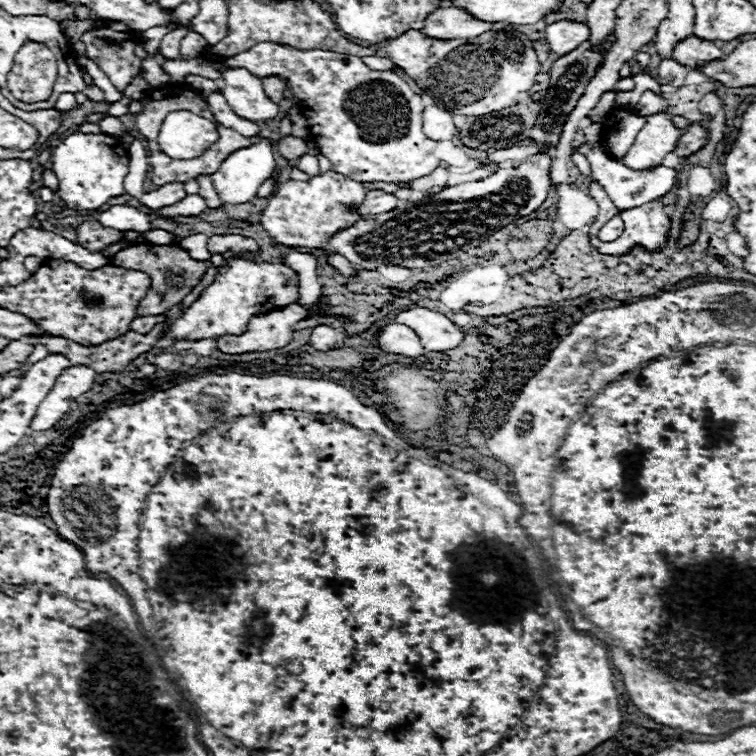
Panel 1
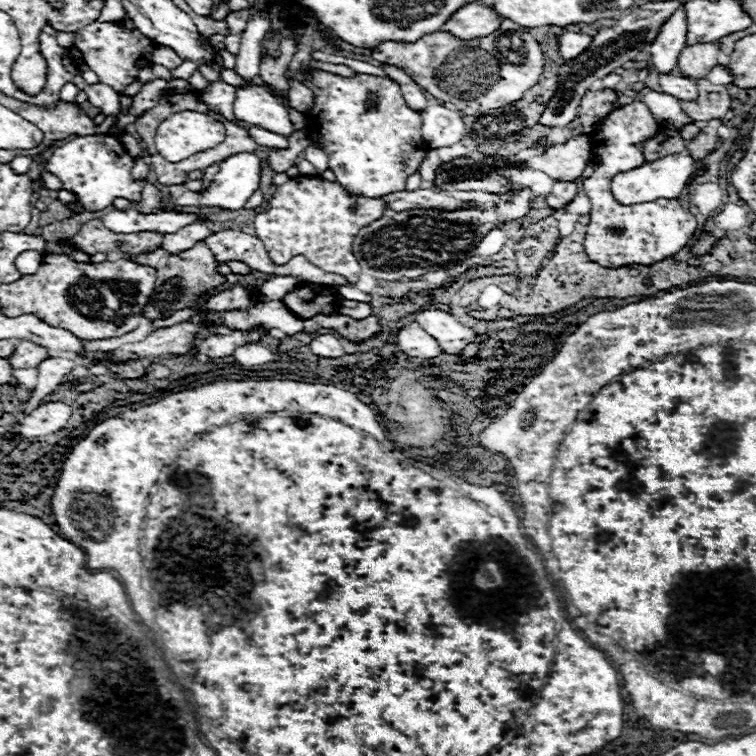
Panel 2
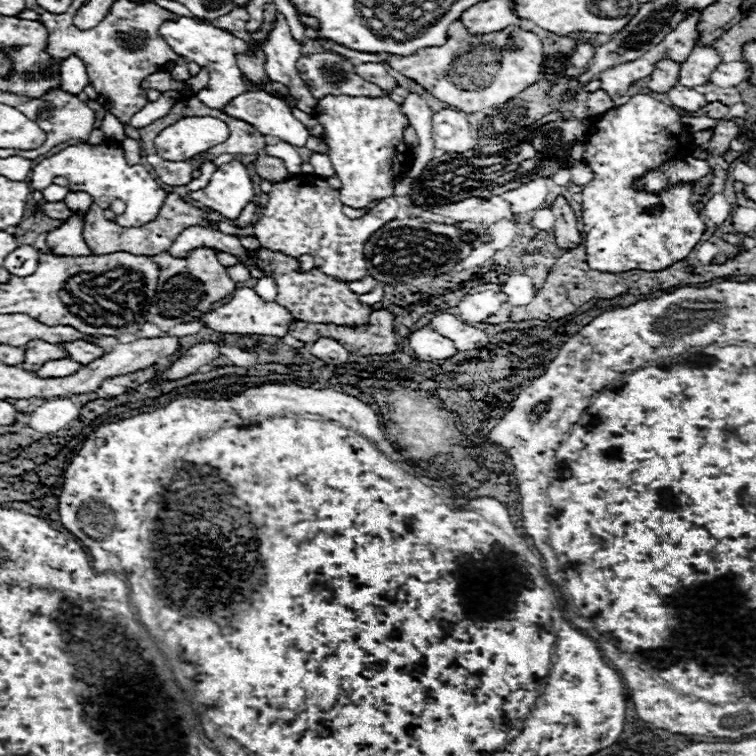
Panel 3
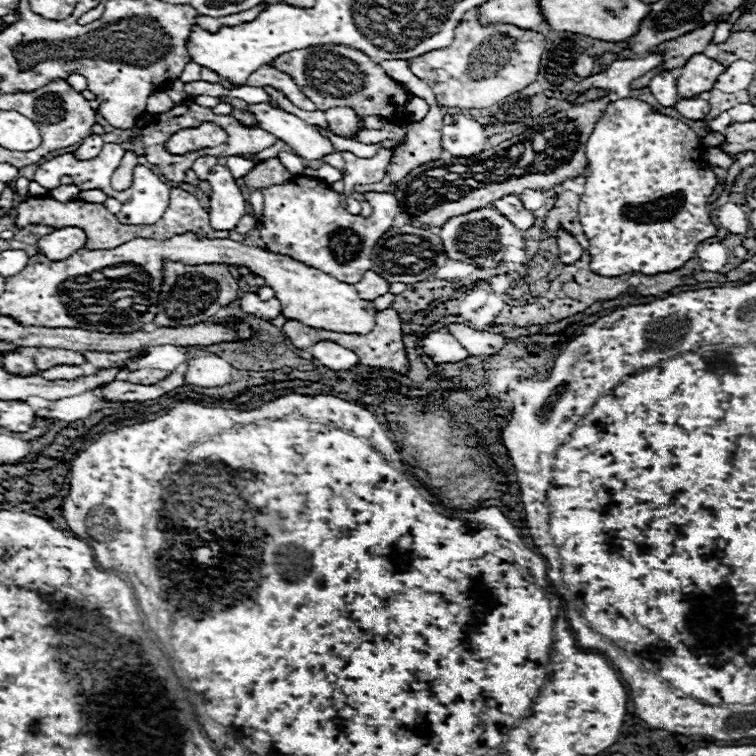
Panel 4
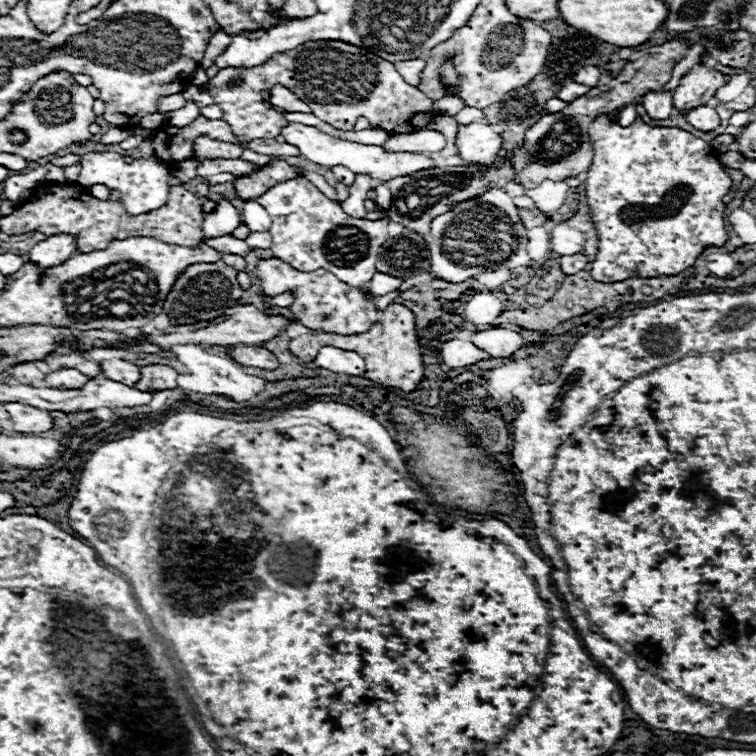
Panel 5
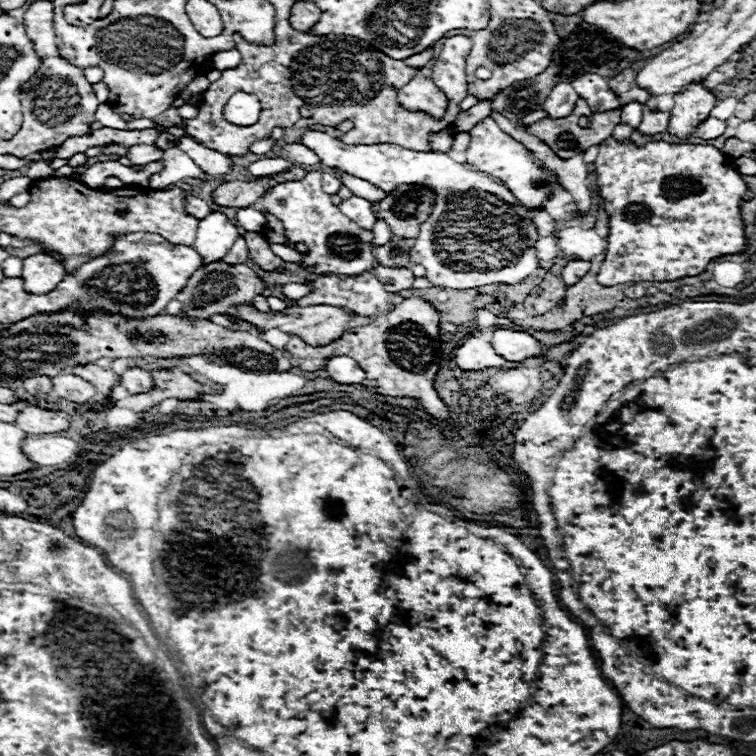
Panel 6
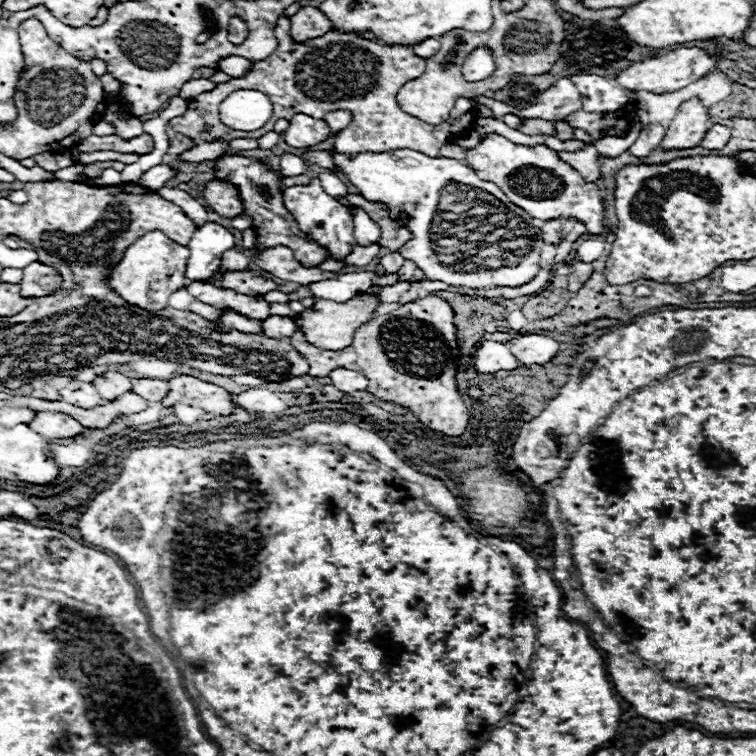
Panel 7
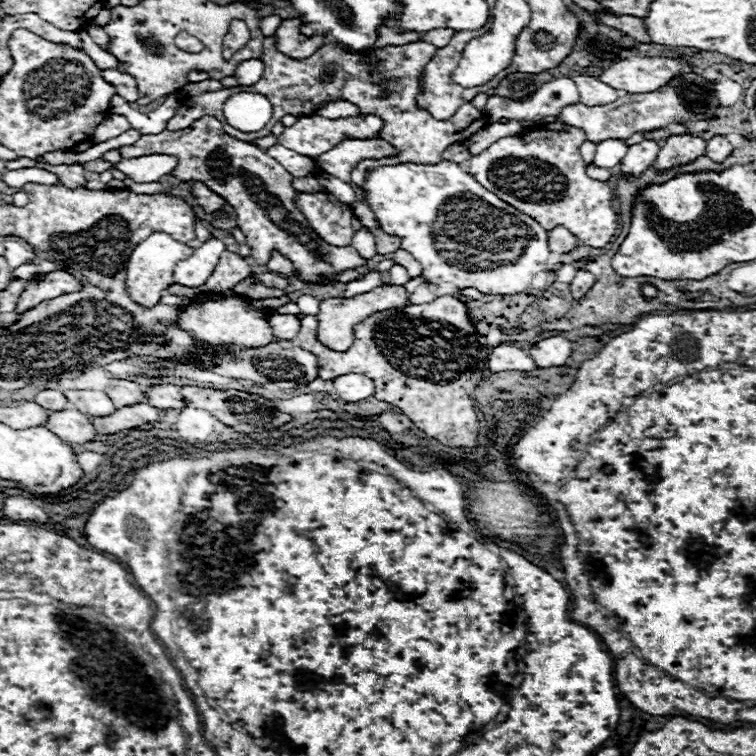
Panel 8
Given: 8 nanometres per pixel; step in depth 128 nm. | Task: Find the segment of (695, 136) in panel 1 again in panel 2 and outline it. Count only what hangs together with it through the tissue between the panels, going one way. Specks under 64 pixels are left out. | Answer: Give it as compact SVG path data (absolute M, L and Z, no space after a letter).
M710 120L710 122L700 130L700 134L688 142L686 150L688 150L688 154L690 154L692 158L696 158L696 160L698 160L698 158L704 158L704 156L708 156L708 154L718 146L716 128L718 128L720 124L722 124L720 120Z

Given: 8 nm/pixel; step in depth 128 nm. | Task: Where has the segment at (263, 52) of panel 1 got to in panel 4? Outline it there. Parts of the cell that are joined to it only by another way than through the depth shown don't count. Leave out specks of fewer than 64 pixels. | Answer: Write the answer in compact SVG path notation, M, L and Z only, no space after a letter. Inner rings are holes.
M348 106L328 108L324 114L326 114L326 120L328 120L328 128L332 132L336 132L338 136L354 138L356 132L364 130L364 118L356 116L356 112ZM380 148L372 158L358 158L352 152L342 152L344 158L344 198L346 198L346 210L352 214L360 214L360 200L352 198L354 186L358 184L374 184L384 178L386 166L390 164L394 152Z

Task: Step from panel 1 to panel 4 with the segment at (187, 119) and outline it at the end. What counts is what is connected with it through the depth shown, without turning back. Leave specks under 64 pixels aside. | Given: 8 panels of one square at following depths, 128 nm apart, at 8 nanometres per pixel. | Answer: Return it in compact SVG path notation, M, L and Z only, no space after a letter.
M202 122L196 128L182 128L174 132L165 146L172 154L190 154L200 148L214 148L224 144L226 132L214 122Z

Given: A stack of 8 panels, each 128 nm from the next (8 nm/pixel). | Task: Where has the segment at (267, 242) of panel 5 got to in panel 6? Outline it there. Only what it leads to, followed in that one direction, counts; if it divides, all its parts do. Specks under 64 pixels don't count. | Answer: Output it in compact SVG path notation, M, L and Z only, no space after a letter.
M269 243L269 246L271 250L284 261L295 263L298 265L302 263L301 256L297 251L292 250L282 244Z

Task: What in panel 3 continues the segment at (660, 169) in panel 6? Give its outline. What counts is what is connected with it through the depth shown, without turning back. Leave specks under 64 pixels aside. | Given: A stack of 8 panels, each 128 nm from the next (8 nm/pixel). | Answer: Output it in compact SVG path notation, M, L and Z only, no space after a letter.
M636 94L630 98L628 104L616 106L602 114L600 120L596 120L586 134L586 152L584 152L584 164L592 168L594 178L582 188L582 222L584 222L584 246L586 246L586 262L592 270L602 272L626 272L626 270L662 270L684 256L698 244L700 236L704 234L704 222L700 220L700 214L690 204L690 190L692 184L676 186L668 192L660 194L646 194L646 192L634 192L632 180L642 176L644 172L660 166L666 160L672 160L680 154L684 154L684 146L688 144L688 132L680 124L678 114L674 108L650 98L648 94Z

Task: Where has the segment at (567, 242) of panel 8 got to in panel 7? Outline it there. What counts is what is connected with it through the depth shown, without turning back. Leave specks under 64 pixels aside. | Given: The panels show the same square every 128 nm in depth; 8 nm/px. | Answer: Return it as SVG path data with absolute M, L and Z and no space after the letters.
M546 220L546 222L542 222L540 230L542 230L542 240L544 240L546 244L558 242L558 240L562 238L562 228L560 228L560 220Z

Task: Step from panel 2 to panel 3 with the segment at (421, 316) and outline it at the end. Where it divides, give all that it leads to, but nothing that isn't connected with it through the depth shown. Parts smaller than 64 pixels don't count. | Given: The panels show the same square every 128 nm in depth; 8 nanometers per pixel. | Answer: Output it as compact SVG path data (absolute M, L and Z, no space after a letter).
M436 312L434 318L430 320L430 328L438 332L440 336L446 336L448 340L452 340L458 352L466 352L472 348L484 348L490 342L490 336L484 330L468 326L448 312Z

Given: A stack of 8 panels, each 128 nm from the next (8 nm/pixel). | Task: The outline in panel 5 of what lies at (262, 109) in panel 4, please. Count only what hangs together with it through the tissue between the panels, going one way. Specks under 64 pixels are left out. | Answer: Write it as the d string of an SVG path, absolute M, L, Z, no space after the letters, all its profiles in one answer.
M300 122L294 124L286 124L284 130L280 132L288 144L296 146L300 150L300 154L318 164L318 166L336 166L342 164L348 170L356 172L356 174L370 174L376 180L390 180L396 176L406 176L424 168L434 168L434 160L430 156L424 154L410 154L410 152L384 152L382 146L364 146L364 144L356 144L356 142L348 142L348 140L340 140L334 136L328 136L324 132L320 132L316 126L306 126Z

